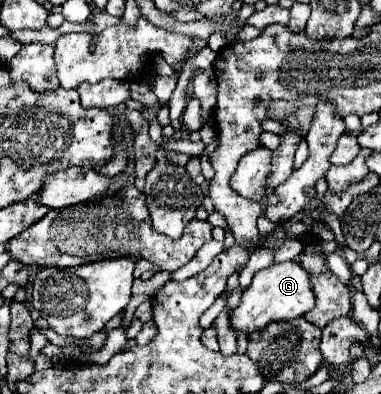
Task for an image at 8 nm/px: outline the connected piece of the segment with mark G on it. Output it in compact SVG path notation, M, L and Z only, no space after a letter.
M285 261L285 263L277 263L255 273L251 287L243 291L239 307L231 311L229 325L237 335L239 333L249 335L249 333L265 329L265 325L273 321L297 319L305 315L309 309L313 309L313 305L315 305L315 295L311 291L311 281L309 281L307 271L295 261Z

